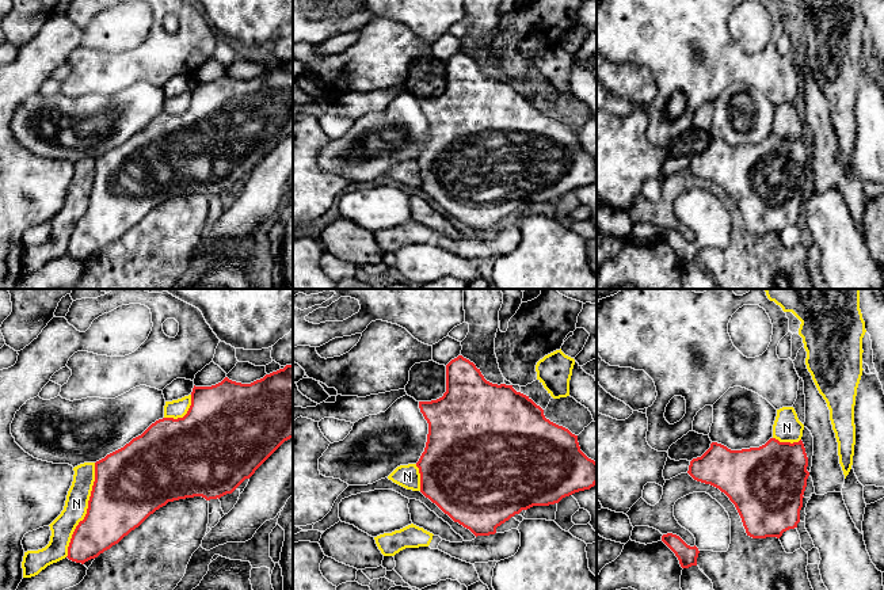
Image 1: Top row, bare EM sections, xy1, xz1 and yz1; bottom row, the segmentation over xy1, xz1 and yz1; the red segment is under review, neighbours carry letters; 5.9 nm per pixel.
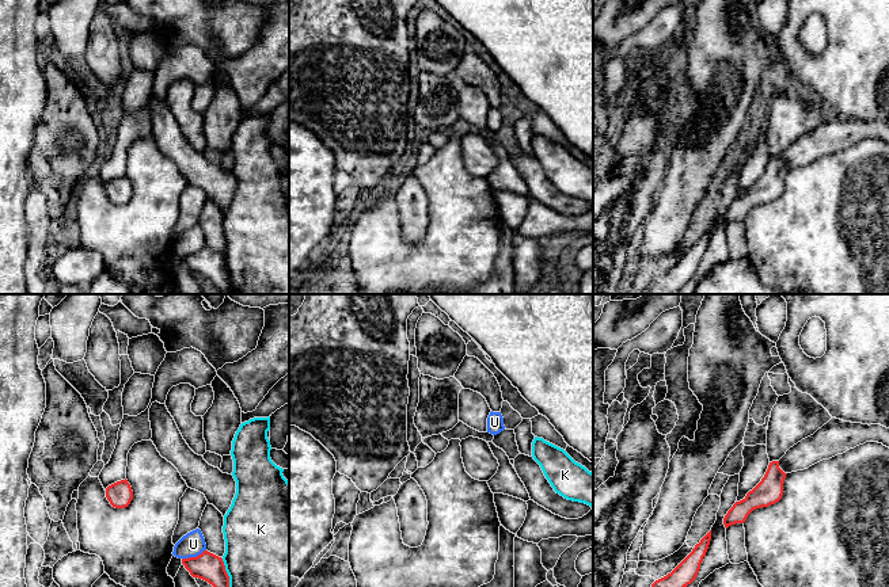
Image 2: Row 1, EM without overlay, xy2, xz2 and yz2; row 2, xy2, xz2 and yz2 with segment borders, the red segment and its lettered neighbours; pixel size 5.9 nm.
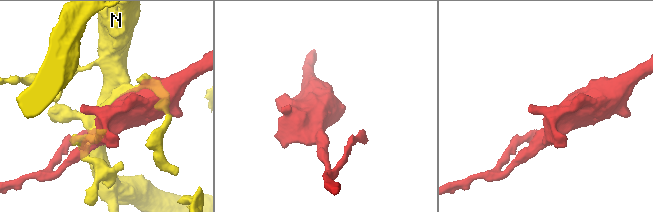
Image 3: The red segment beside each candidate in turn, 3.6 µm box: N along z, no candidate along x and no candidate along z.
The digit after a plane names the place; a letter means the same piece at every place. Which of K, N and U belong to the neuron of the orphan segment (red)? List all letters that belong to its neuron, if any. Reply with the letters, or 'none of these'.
none of these

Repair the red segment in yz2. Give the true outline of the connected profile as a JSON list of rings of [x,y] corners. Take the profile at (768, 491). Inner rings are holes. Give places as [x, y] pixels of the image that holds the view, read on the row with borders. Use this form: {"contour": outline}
{"contour": [[[832,418],[813,435],[790,447],[779,461],[770,462],[761,481],[727,511],[723,518],[725,527],[744,523],[753,510],[779,502],[787,473],[808,469],[866,442],[878,442],[889,447],[889,428]]]}

